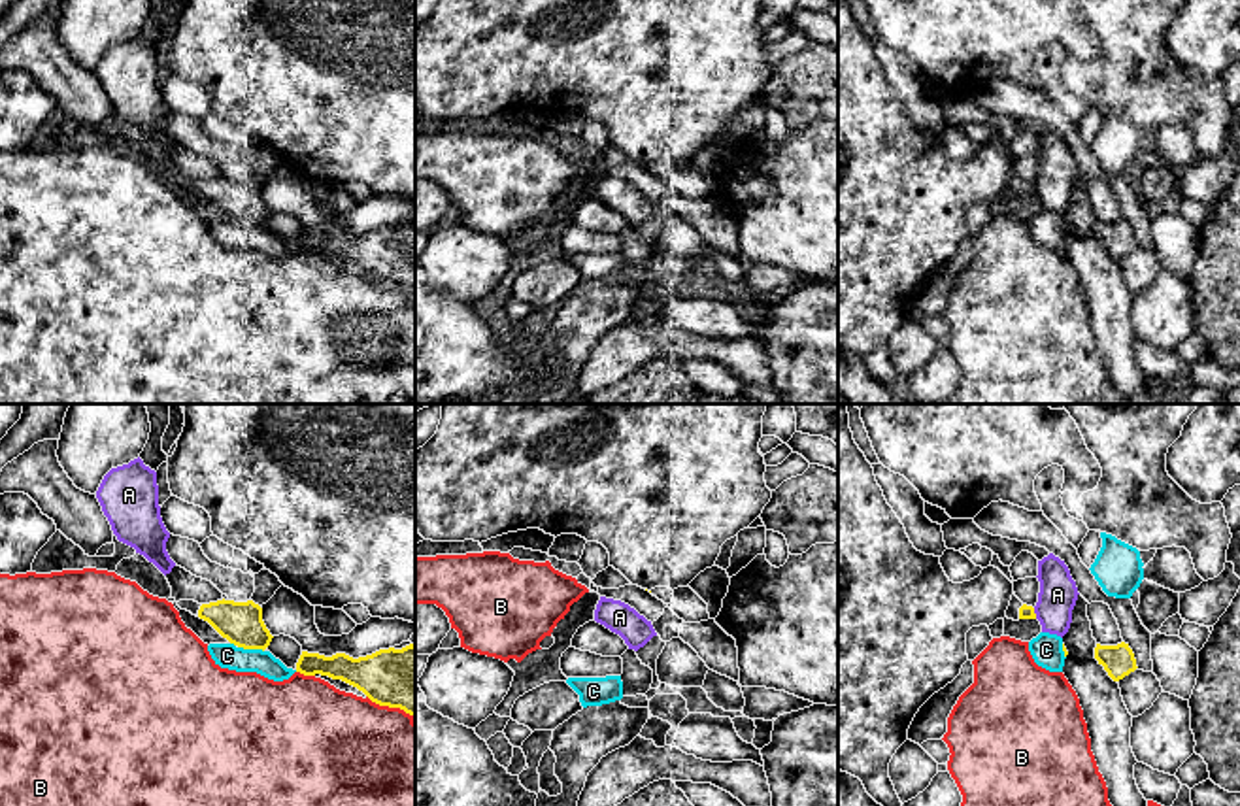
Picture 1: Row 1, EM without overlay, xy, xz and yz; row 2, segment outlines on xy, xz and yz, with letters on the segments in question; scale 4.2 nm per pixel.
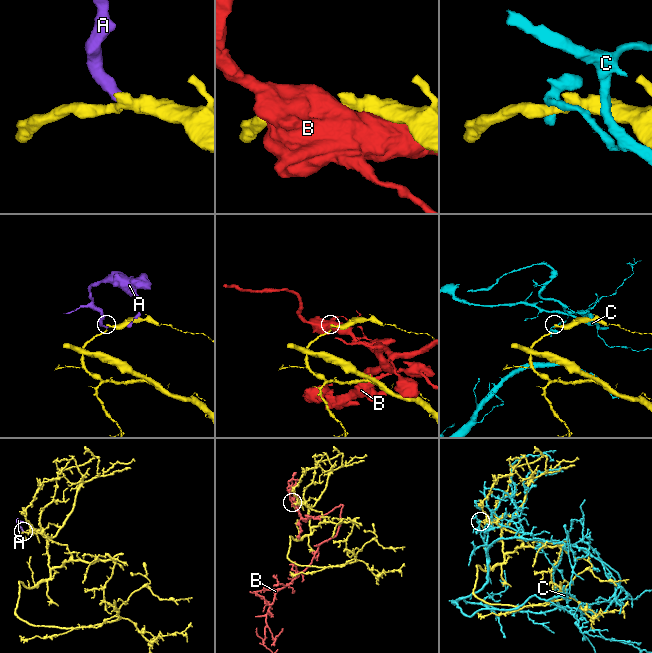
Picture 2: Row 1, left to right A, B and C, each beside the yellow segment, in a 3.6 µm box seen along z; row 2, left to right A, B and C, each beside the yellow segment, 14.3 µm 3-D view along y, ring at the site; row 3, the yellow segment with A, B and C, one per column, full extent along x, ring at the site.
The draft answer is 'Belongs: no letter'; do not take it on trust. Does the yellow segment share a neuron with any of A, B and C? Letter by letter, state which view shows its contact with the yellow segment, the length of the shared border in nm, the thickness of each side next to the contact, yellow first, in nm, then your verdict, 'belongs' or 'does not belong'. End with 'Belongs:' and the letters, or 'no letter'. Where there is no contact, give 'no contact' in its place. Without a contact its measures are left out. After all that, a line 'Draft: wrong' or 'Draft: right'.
A: yz | 50 nm | 60/160 nm | does not belong
B: xy | 80 nm | 140/480 nm | does not belong
C: xy | 110 nm | 180/110 nm | does not belong
Belongs: no letter
Draft: right

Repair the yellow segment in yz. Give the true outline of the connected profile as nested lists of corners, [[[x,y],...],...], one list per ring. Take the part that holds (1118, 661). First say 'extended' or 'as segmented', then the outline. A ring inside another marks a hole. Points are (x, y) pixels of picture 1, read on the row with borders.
as segmented | [[[1125,642],[1117,646],[1097,644],[1095,659],[1098,661],[1098,664],[1104,666],[1104,670],[1114,681],[1123,680],[1125,676],[1129,676],[1131,672],[1138,668],[1134,653]]]

